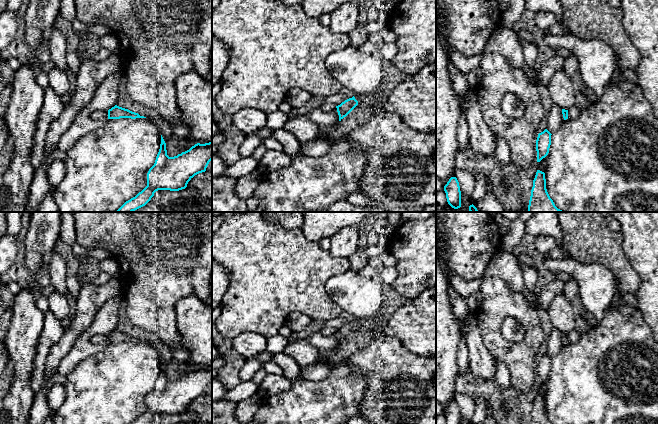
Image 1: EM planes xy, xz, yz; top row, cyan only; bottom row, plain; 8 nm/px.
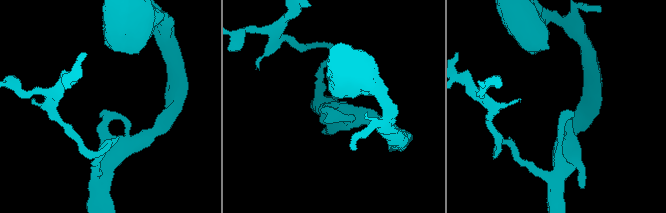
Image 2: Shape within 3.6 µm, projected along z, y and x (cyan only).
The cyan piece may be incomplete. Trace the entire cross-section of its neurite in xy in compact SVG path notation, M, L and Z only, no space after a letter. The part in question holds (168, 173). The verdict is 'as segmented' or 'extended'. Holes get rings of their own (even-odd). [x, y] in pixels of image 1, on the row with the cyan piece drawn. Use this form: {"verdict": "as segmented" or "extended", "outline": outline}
{"verdict": "as segmented", "outline": "M161 135L160 149L154 165L147 173L147 186L126 201L116 212L133 212L145 206L158 190L179 191L197 174L205 172L212 160L212 141L197 143L174 157L167 155L166 143Z"}

